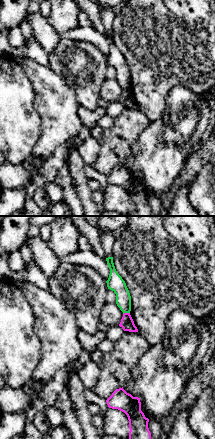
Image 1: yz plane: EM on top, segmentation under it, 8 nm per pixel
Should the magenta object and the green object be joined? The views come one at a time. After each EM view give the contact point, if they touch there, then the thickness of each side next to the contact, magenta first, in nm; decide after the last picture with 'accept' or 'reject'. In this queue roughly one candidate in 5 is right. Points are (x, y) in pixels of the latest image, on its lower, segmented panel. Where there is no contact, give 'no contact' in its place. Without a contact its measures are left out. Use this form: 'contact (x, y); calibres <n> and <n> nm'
contact (126, 313); calibres 110 and 130 nm

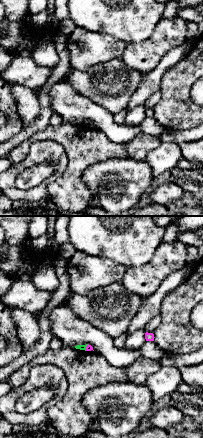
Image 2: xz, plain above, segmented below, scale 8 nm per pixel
contact (86, 347); calibres 50 and 50 nm

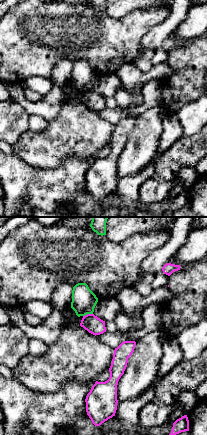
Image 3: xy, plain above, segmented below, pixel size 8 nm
contact (87, 314); calibres 140 and 190 nm

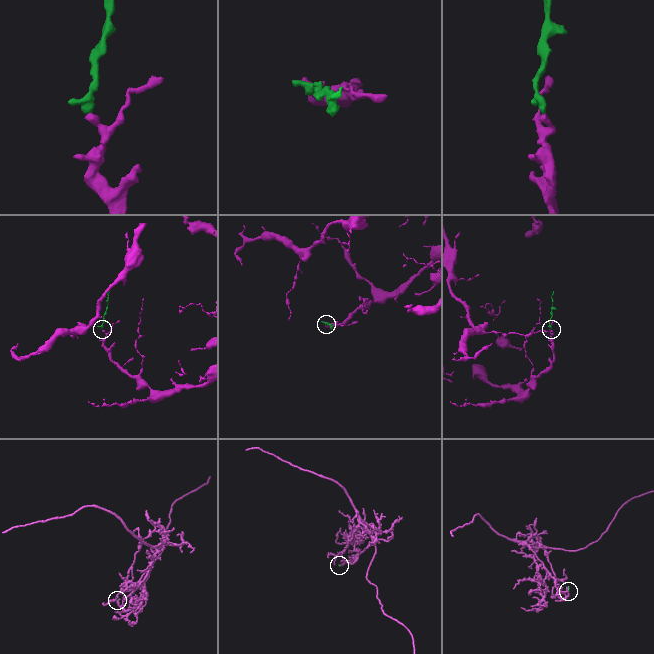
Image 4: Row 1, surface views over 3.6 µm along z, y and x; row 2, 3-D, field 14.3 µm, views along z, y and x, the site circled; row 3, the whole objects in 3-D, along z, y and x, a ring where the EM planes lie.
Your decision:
reject

